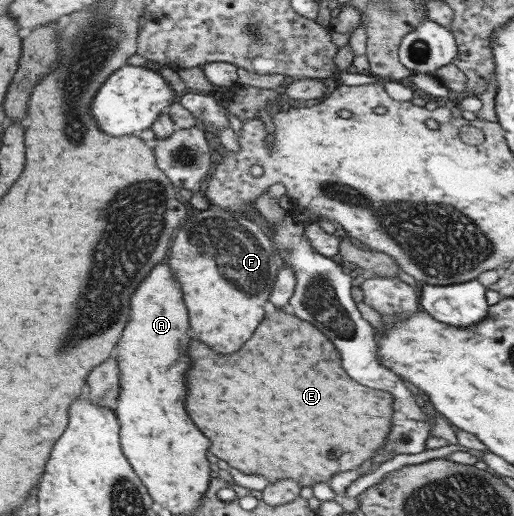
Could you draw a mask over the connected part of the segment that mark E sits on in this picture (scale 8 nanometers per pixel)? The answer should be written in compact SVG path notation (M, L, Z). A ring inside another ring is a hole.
M276 309L276 313L268 313L266 321L258 327L258 333L254 333L254 337L238 351L232 355L218 355L216 351L212 351L206 343L194 339L190 345L190 355L192 355L192 369L188 371L188 399L186 399L186 409L190 413L190 417L194 417L194 423L212 439L212 453L218 455L220 459L228 461L230 467L236 468L242 473L256 473L262 475L268 483L276 482L282 477L292 477L303 486L311 487L316 482L324 481L329 483L332 476L338 472L346 470L356 470L366 464L371 458L377 455L379 449L386 444L386 438L390 435L393 427L393 419L397 416L392 403L394 397L390 393L382 393L376 389L368 389L364 385L360 385L358 381L354 381L342 367L342 359L340 359L340 351L334 347L334 343L310 321L300 319L294 313L288 313L284 309ZM208 391L226 391L226 401L218 399L220 393L208 393ZM208 397L210 401L218 399L218 403L222 401L222 405L212 405L208 407Z

